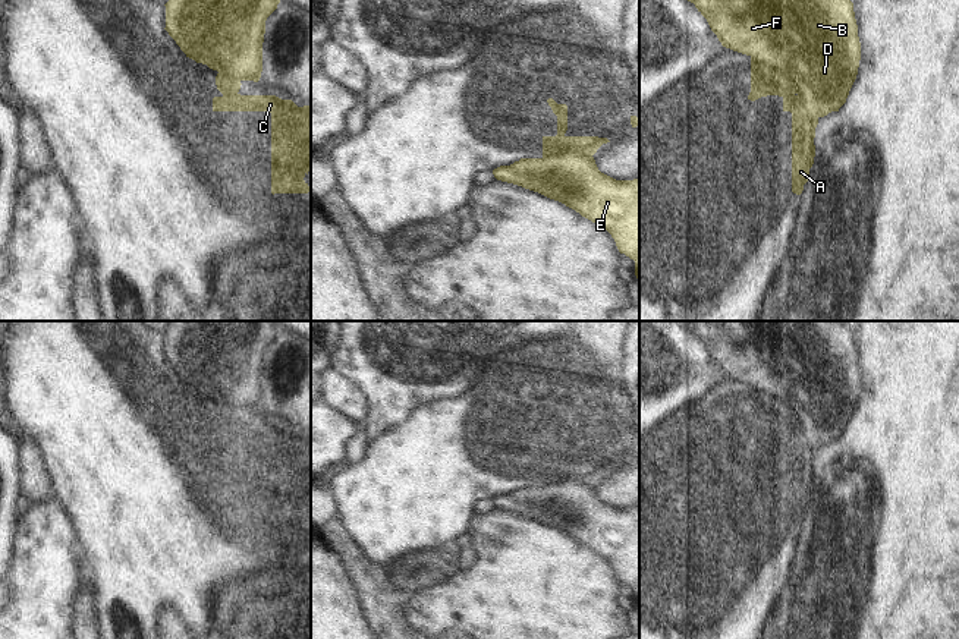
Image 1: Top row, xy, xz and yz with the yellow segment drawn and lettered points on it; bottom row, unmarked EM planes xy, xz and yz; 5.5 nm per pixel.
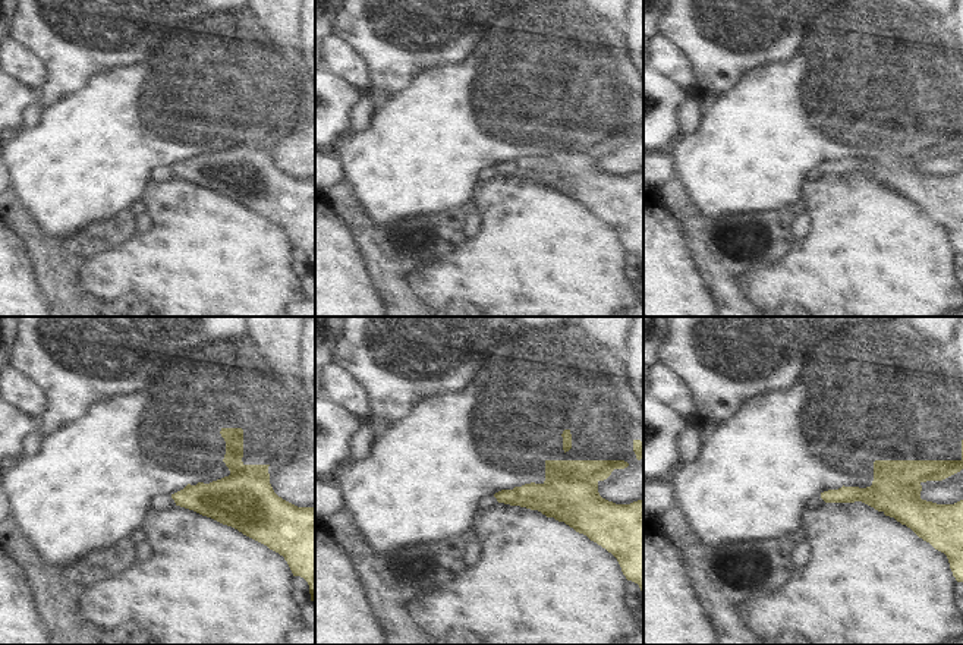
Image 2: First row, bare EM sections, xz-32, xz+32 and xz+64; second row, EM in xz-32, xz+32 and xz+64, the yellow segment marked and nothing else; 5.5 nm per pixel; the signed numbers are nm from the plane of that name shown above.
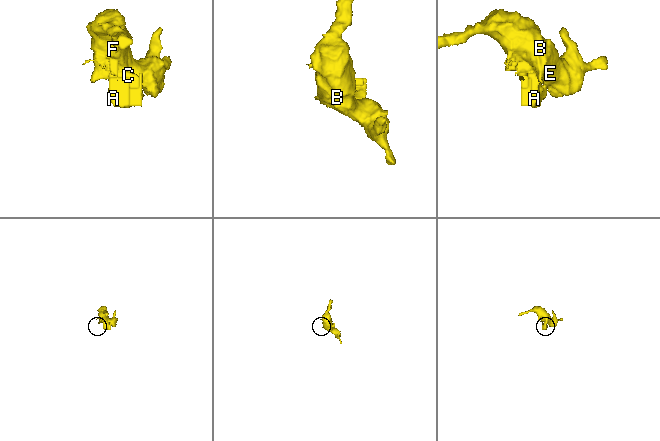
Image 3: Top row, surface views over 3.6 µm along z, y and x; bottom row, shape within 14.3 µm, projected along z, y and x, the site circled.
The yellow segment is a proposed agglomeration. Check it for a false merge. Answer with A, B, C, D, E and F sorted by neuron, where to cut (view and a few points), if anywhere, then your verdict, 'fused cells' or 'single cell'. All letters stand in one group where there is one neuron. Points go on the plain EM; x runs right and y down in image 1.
groups A C / B D E F; cut xz (591, 484), (555, 481), (543, 487); fused cells

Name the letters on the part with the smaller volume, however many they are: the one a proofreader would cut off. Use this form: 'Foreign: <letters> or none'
Foreign: A, C

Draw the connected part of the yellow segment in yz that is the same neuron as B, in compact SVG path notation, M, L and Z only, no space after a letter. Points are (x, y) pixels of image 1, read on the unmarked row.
M828 321L679 322L695 333L723 375L751 385L748 428L798 422L818 446L839 440L846 431L861 388L853 331L848 325Z

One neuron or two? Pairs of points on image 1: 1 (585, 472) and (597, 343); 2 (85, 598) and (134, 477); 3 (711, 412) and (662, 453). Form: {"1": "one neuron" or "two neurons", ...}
{"1": "one neuron", "2": "two neurons", "3": "two neurons"}

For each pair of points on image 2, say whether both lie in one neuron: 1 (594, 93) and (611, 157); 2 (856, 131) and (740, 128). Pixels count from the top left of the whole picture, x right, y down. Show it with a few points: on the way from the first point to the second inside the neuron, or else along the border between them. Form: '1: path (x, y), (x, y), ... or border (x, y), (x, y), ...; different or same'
1: path (607, 109), (607, 135), (611, 141); same
2: path (827, 128), (770, 128); same

